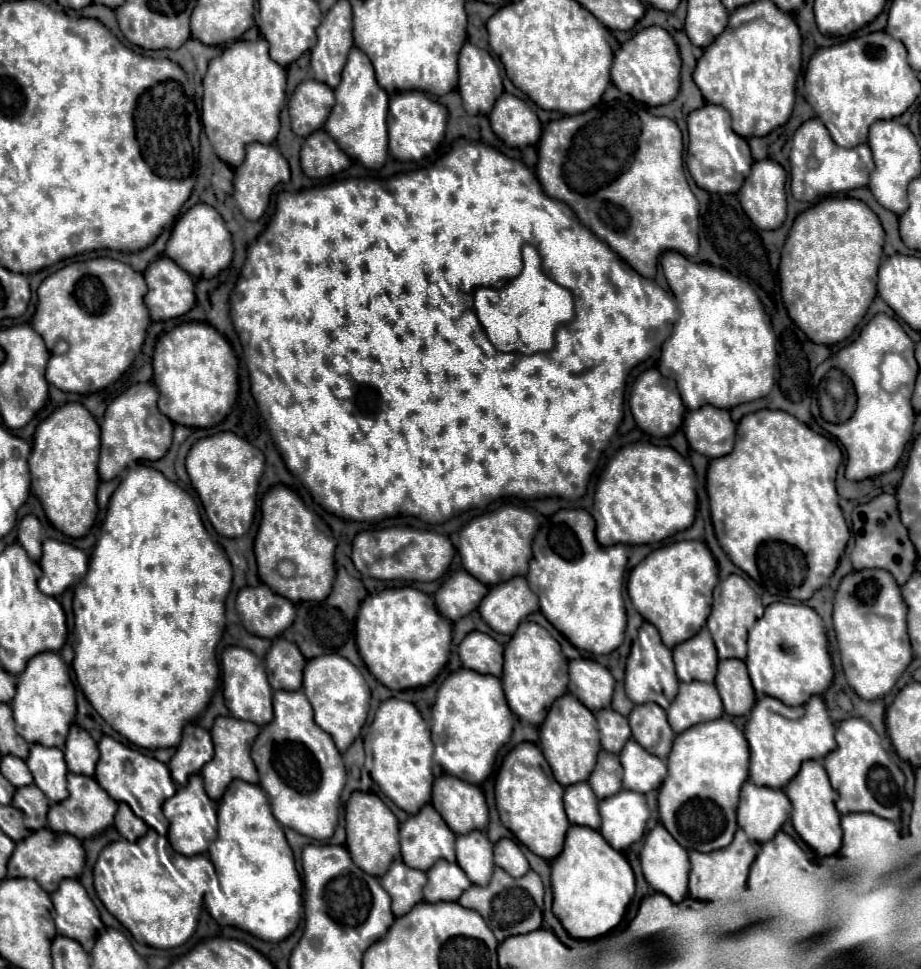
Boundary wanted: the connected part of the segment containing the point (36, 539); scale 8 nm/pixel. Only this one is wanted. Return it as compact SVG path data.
M25 516L19 522L17 542L27 550L31 560L39 562L39 558L41 558L41 544L43 544L43 532L41 532L41 524L39 524L39 520L35 516Z

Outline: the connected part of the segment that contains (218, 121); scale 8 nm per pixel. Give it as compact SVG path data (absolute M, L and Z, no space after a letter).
M265 38L253 42L233 42L227 50L213 58L203 78L203 126L213 144L215 154L237 168L243 164L245 146L251 142L273 144L279 132L279 114L285 104L285 68L269 56Z

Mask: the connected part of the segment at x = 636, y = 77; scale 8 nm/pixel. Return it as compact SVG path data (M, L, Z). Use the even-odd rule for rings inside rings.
M649 26L637 32L633 38L621 44L619 52L615 54L613 66L611 66L611 80L613 84L633 96L639 102L645 102L649 106L661 106L669 104L677 92L679 92L679 74L681 74L681 58L679 48L671 34L663 30L661 26Z

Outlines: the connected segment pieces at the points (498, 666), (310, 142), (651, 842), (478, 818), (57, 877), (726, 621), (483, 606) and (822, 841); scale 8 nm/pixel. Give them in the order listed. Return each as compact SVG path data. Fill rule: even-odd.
M471 632L463 638L459 658L465 668L479 674L501 676L503 672L503 646L483 632Z
M313 132L301 148L301 168L309 178L327 178L349 168L351 158L325 132Z
M657 824L645 836L645 846L641 850L641 866L643 866L645 880L651 884L653 890L669 896L675 904L685 900L685 896L687 896L687 874L689 874L689 854L683 846L679 846L679 842L675 842L675 838L671 838L671 834L661 824Z
M443 774L435 780L431 802L455 834L485 830L489 824L489 810L483 792L455 776Z
M41 828L27 836L23 842L17 842L15 852L7 864L7 876L13 878L33 878L37 880L45 892L55 892L63 878L79 878L85 866L85 850L81 840L71 834L55 834L49 828Z
M731 574L729 578L721 580L713 591L711 614L707 618L707 628L713 636L713 642L721 660L727 658L739 658L743 660L747 656L747 630L749 626L761 618L765 607L761 604L755 590L737 574Z
M523 576L493 586L479 604L479 614L489 628L499 634L513 634L523 618L539 610L537 596Z
M817 760L803 762L799 774L789 782L785 792L793 806L791 822L797 834L817 852L817 856L837 854L841 846L841 834L843 834L839 826L841 814L835 810L835 790L831 790L831 784L827 782L827 772L823 770L823 764Z

